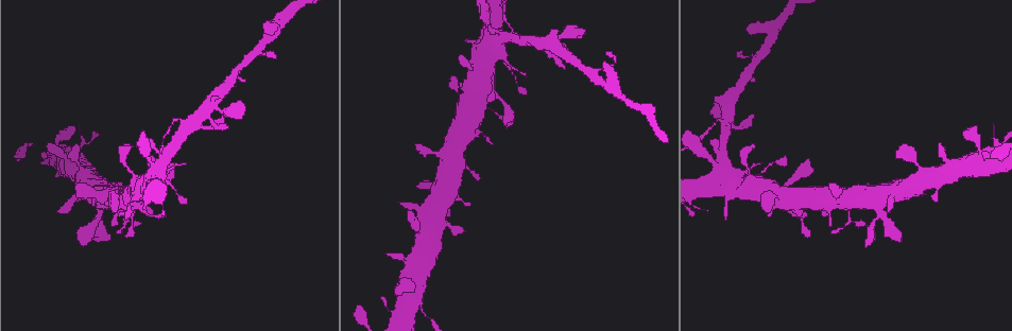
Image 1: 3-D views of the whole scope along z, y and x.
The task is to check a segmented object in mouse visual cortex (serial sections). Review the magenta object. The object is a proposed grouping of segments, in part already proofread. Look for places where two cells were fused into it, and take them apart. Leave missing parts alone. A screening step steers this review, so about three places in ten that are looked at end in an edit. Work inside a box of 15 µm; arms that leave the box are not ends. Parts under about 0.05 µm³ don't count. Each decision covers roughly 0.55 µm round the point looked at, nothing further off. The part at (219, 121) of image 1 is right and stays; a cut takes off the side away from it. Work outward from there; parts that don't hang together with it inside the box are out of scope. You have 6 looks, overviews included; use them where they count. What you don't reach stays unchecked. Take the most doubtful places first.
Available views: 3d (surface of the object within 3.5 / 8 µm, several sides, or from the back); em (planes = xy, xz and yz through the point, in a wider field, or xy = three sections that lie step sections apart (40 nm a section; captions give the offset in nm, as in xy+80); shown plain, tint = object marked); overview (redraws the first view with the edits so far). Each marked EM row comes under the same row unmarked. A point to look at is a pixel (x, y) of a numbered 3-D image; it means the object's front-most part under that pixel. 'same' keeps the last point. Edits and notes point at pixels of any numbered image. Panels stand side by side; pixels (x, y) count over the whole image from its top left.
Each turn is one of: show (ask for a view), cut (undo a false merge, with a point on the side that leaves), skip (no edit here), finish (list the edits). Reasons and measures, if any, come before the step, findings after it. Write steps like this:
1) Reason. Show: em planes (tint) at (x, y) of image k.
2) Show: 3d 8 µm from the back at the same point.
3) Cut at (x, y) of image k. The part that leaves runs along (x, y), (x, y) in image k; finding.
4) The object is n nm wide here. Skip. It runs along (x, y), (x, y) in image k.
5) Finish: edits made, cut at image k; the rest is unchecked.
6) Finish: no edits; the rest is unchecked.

Thin arm on a thick one. Show: 3d 3.5 µm at (200, 127) of image 1.

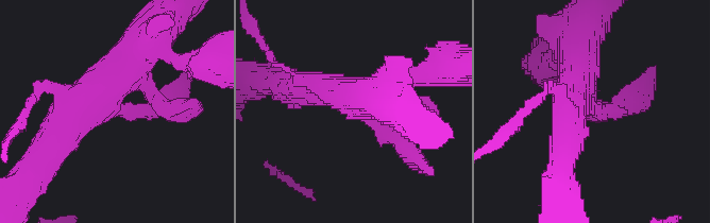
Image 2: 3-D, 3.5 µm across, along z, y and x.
4 arms meet here; the arms are 250, 300, 500, 600 nm wide. Show: em xy step 1 (tint) at (587, 106) of image 2.

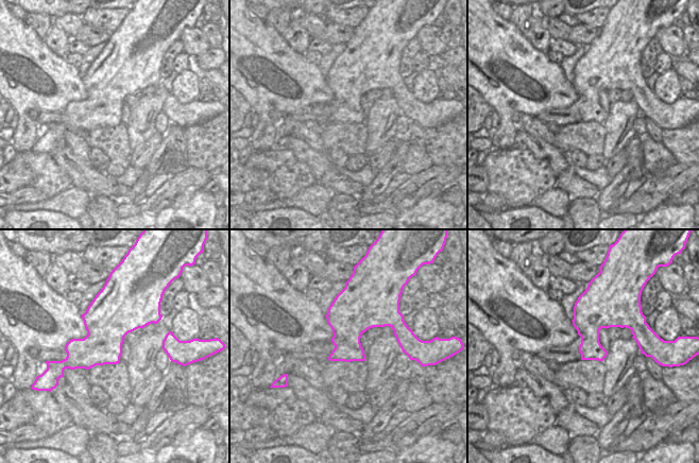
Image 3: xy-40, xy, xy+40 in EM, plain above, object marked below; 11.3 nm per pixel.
The object is 360 nm wide here. Skip. It runs along (404, 146), (338, 93), (289, 86) in image 2; all the same cell.

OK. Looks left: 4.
Abrupt turn. Show: 3d 3.5 µm at (150, 167) of image 1.

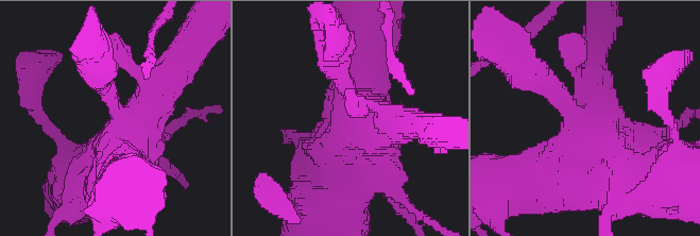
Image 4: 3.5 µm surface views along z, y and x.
Show: em xy step 3 (tint) at (119, 115) of image 4.

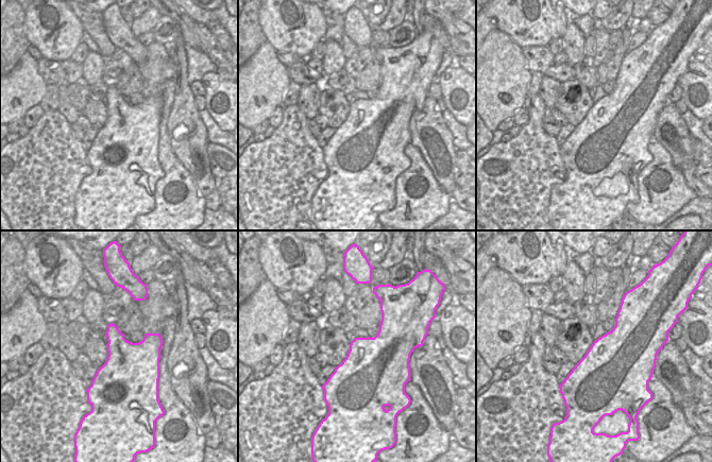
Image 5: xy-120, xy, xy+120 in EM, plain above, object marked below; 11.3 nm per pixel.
Skip. It runs along (169, 76), (103, 176) in image 4; all the same cell.

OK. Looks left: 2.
A narrow waist. Show: 3d 3.5 µm at (466, 165) of image 1.

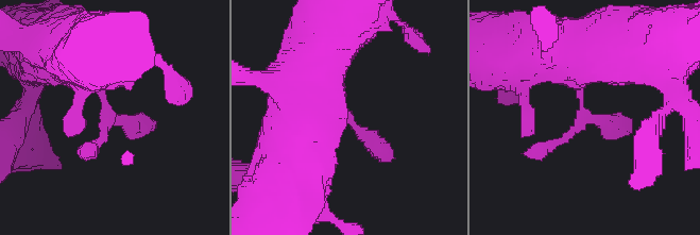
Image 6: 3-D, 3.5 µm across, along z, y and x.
Need the tissue. Show: em xy step 2 (tint) at (583, 108) of image 6.

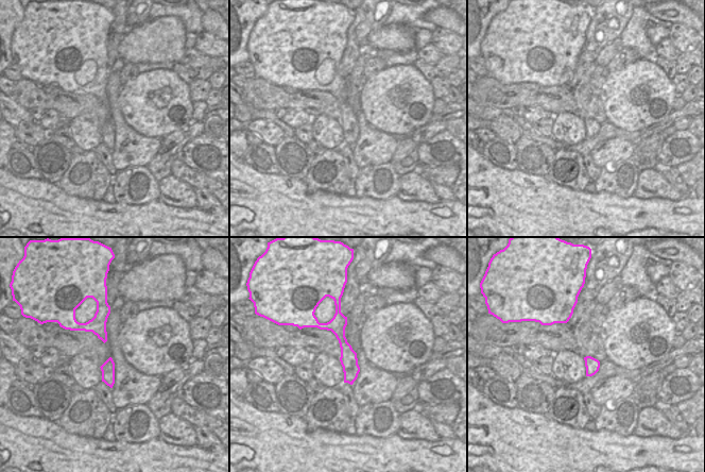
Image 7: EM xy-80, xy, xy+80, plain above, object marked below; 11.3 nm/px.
Skip. One cell here.

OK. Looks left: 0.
Finish: no edits; the rest is unchecked.

